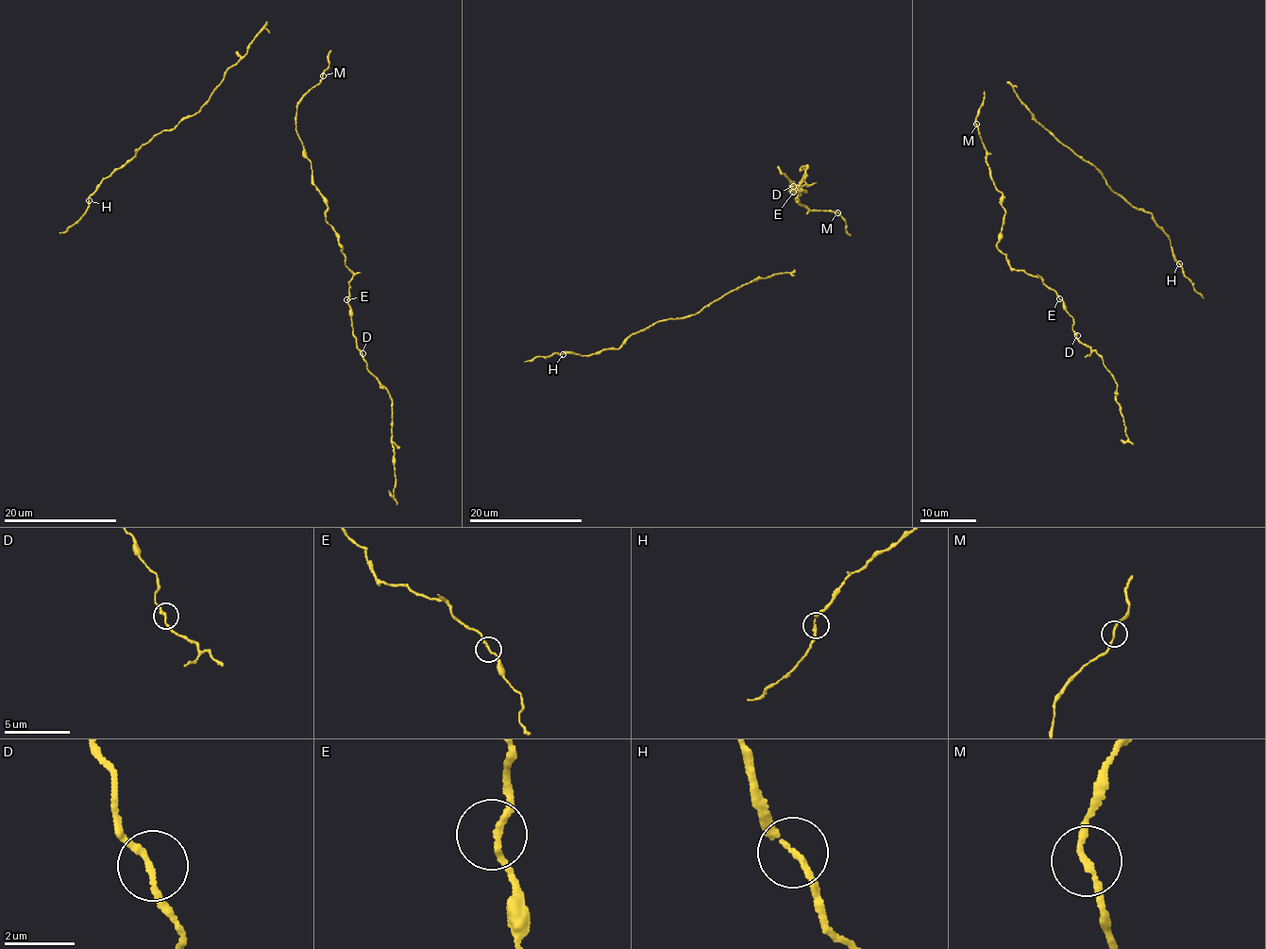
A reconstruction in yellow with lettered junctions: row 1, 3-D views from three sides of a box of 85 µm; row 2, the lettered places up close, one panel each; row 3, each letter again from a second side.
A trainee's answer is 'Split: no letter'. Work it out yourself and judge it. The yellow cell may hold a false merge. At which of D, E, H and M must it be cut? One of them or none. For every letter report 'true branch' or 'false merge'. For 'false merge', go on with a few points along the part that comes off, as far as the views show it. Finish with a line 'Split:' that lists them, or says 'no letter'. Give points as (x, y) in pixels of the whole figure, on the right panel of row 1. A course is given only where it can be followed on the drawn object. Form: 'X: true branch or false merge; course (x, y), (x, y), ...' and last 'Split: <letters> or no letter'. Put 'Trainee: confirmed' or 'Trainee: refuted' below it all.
D: true branch
E: true branch
H: true branch
M: true branch
Split: no letter
Trainee: confirmed

